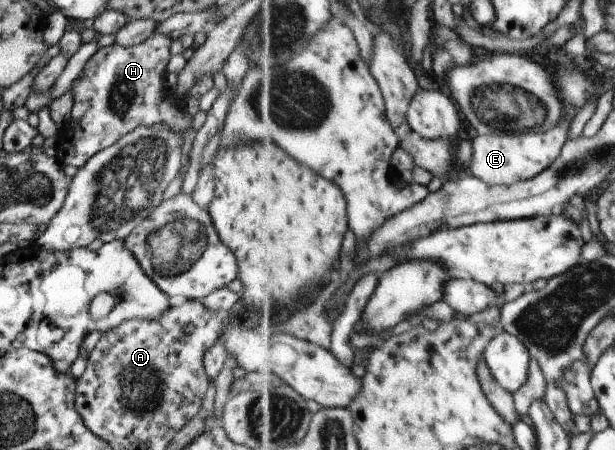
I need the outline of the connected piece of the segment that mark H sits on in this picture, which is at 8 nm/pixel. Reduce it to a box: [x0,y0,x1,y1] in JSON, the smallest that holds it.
[54,33,192,168]

